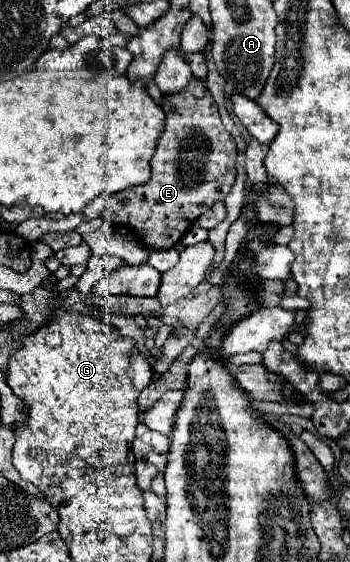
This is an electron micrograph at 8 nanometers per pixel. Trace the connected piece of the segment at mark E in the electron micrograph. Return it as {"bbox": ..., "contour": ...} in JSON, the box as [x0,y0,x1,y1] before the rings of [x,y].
{"bbox":[101,77,237,249],"contour":[[[195,77],[185,91],[163,97],[165,129],[157,141],[157,151],[151,159],[151,179],[137,191],[121,191],[111,195],[101,217],[115,225],[135,229],[143,235],[151,249],[169,249],[187,233],[187,225],[203,215],[215,201],[223,201],[237,177],[235,157],[237,147],[229,131],[219,119],[217,105],[207,87]]]}

